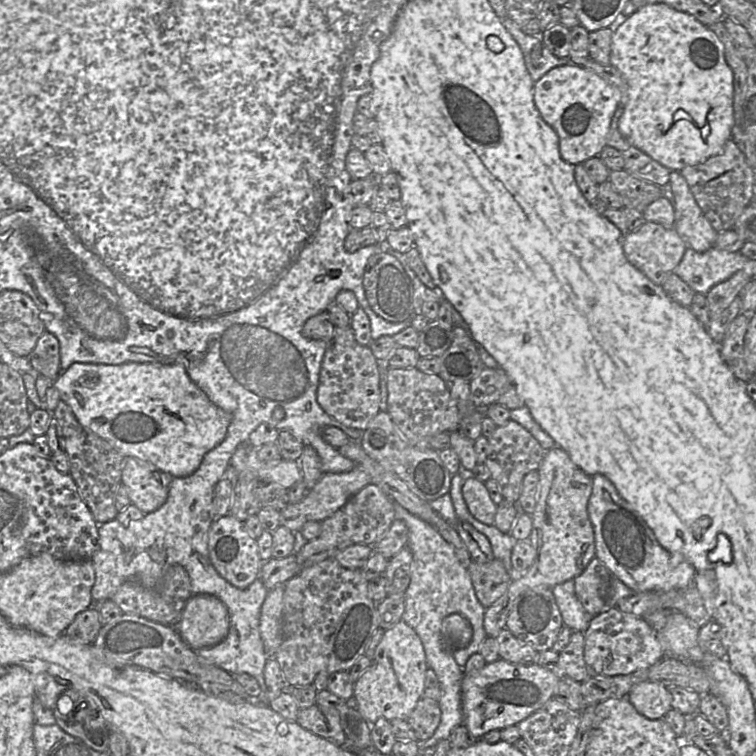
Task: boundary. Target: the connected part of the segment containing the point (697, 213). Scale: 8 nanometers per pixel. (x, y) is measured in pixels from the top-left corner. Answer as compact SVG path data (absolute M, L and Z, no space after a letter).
M672 170L669 183L675 198L674 229L687 248L705 252L715 247L718 232L697 204L684 176L679 171Z

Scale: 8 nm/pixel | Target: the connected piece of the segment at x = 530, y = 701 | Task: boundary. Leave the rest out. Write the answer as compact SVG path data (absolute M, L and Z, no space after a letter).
M502 658L487 663L482 669L463 677L463 724L473 737L518 725L553 697L559 679L551 670L538 664L524 665Z

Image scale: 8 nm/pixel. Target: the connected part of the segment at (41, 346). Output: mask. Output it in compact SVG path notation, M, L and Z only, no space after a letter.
M45 331L39 338L29 359L36 375L56 379L61 373L60 345L57 338Z

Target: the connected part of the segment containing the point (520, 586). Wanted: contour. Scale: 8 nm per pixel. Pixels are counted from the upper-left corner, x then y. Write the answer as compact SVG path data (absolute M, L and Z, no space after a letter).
M561 447L547 450L538 468L538 501L532 518L532 532L529 542L535 549L535 559L530 568L512 579L506 593L493 605L486 608L484 628L487 636L496 638L506 628L506 621L516 599L525 591L537 586L553 587L580 575L589 562L595 557L594 529L588 515L588 502L592 492L592 478L581 470Z

